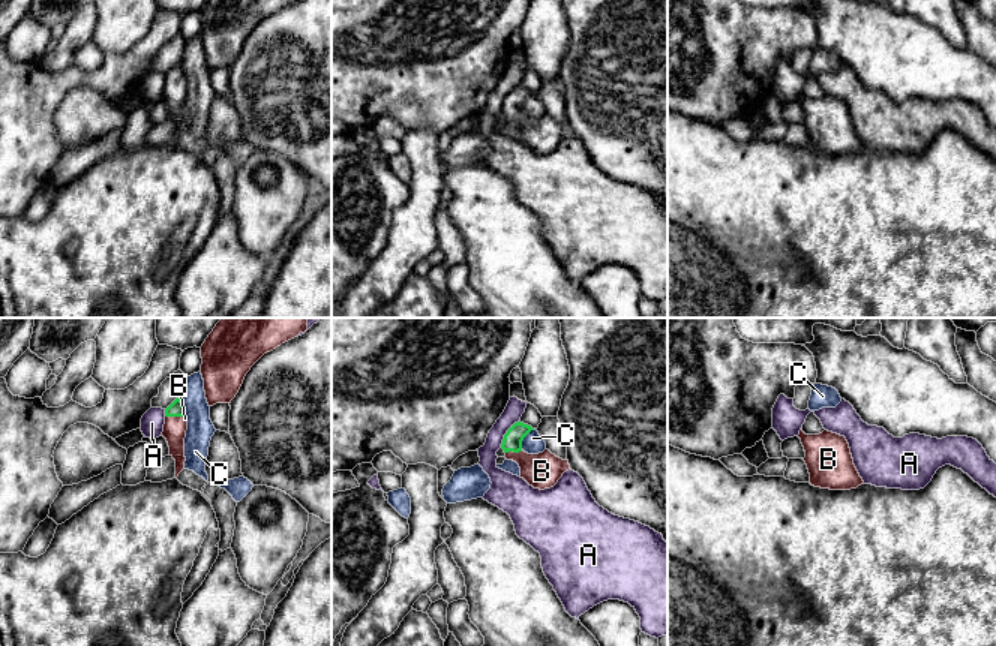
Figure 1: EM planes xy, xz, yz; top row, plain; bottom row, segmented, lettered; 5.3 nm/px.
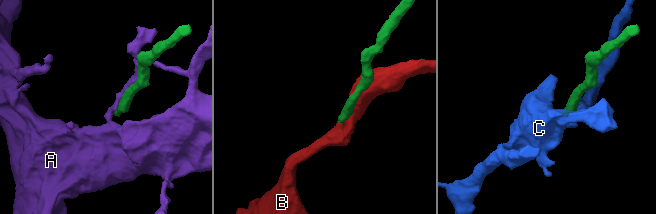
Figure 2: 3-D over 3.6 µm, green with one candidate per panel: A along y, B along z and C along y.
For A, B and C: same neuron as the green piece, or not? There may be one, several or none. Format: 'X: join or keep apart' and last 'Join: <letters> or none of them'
A: keep apart
B: join
C: keep apart
Join: B

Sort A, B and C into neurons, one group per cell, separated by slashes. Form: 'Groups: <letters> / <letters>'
Groups: A / B / C

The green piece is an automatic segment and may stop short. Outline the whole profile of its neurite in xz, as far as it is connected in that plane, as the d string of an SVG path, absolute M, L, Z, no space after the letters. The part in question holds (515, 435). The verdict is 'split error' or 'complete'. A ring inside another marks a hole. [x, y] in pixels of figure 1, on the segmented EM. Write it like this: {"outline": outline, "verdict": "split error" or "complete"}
{"outline": "M520 421L514 423L504 435L501 448L507 460L513 460L520 468L520 478L524 478L534 489L550 489L570 469L568 460L562 460L544 450L538 454L528 454L522 450L524 438L534 430L531 426Z", "verdict": "split error"}

